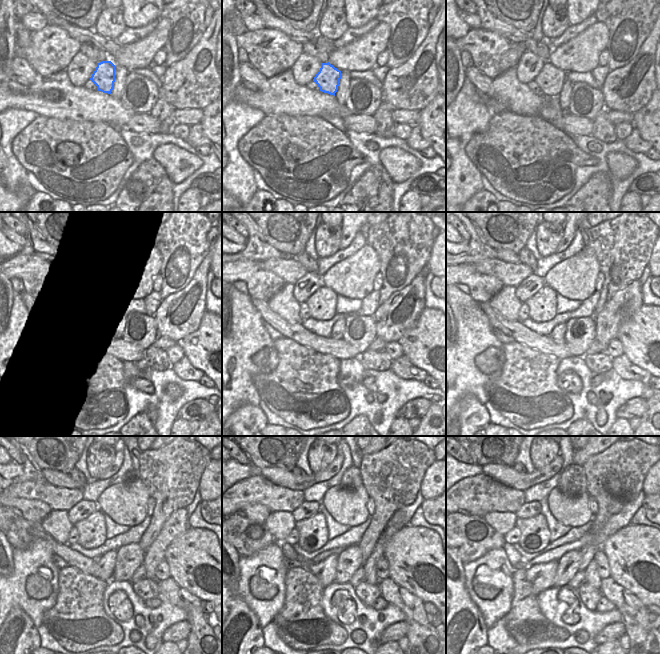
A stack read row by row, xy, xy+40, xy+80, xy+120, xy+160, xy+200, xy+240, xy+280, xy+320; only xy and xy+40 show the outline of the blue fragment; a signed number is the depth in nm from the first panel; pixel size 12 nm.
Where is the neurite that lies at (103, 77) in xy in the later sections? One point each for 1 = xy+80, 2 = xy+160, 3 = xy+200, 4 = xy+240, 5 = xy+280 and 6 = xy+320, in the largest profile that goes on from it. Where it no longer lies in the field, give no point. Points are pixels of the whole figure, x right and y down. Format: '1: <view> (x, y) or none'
1: xy+80 (550, 79)
2: xy+160 (322, 303)
3: xy+200 (542, 306)
4: xy+240 (92, 530)
5: xy+280 (313, 535)
6: xy+320 (535, 535)

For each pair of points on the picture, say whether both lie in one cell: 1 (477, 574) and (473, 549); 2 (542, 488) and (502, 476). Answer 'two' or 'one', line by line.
1: two
2: two

